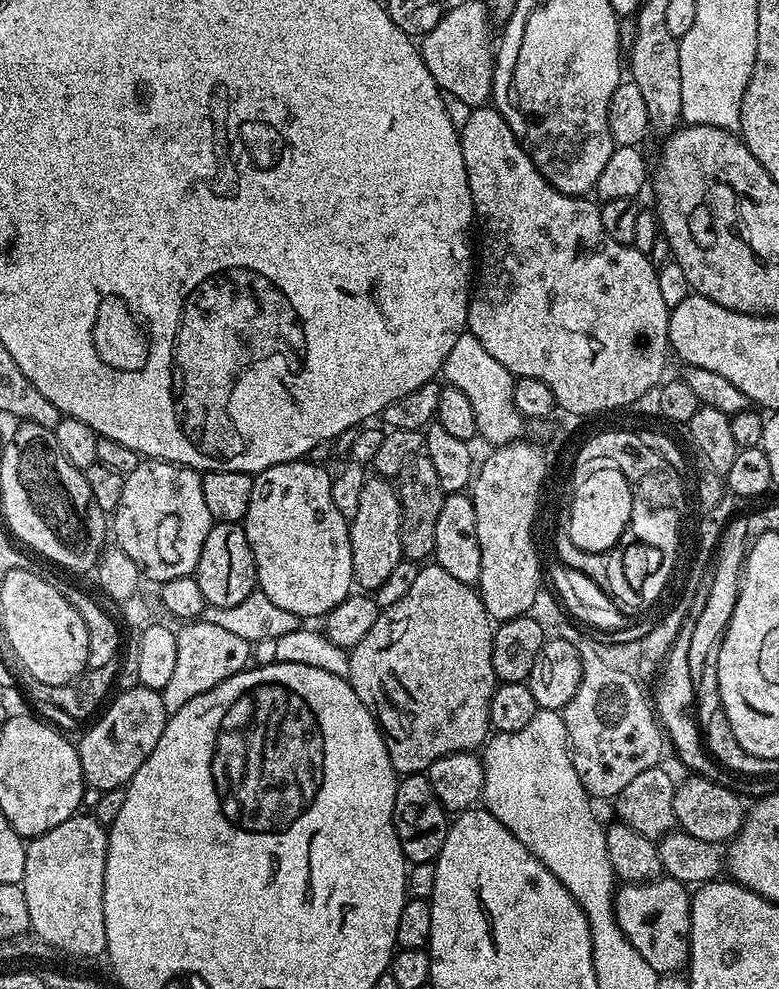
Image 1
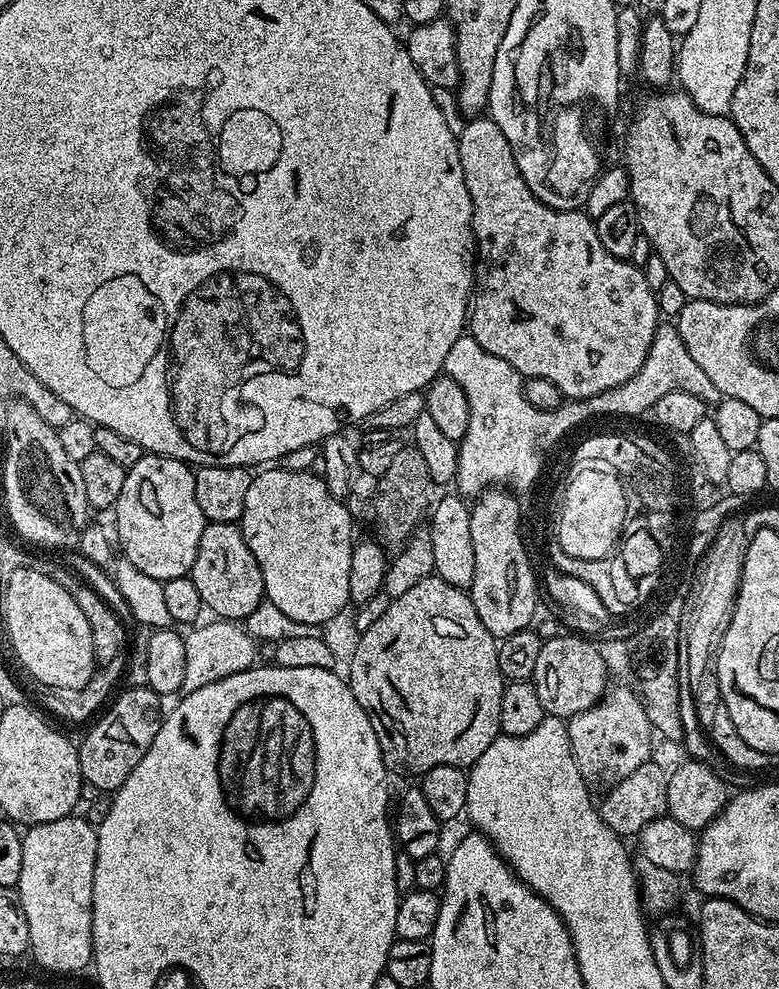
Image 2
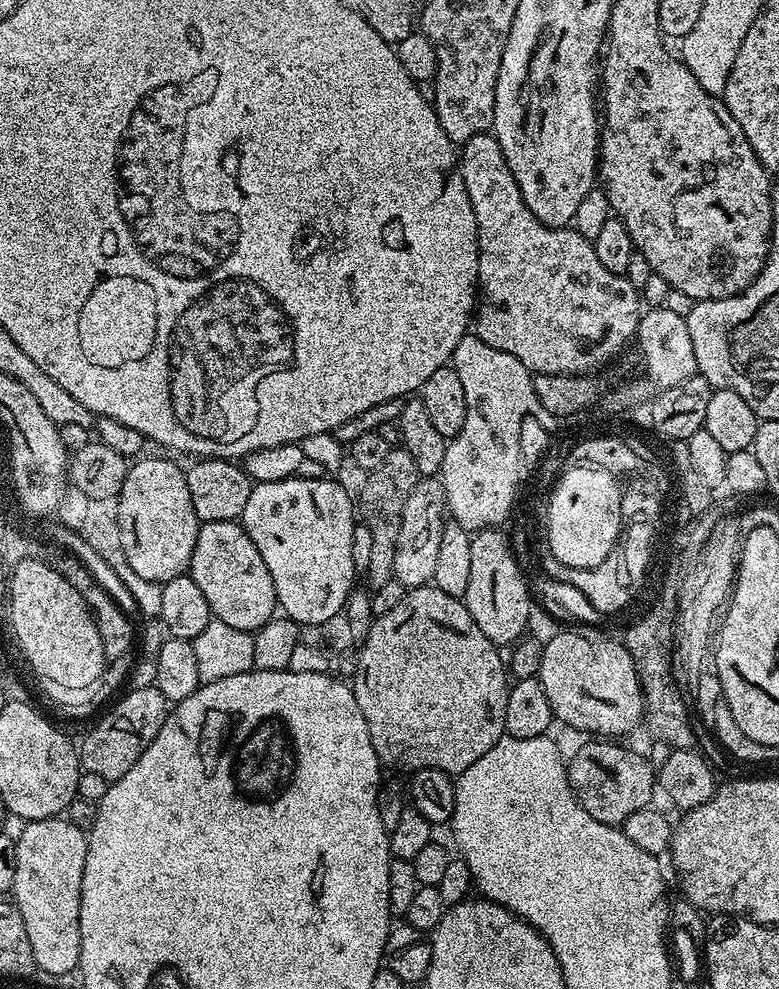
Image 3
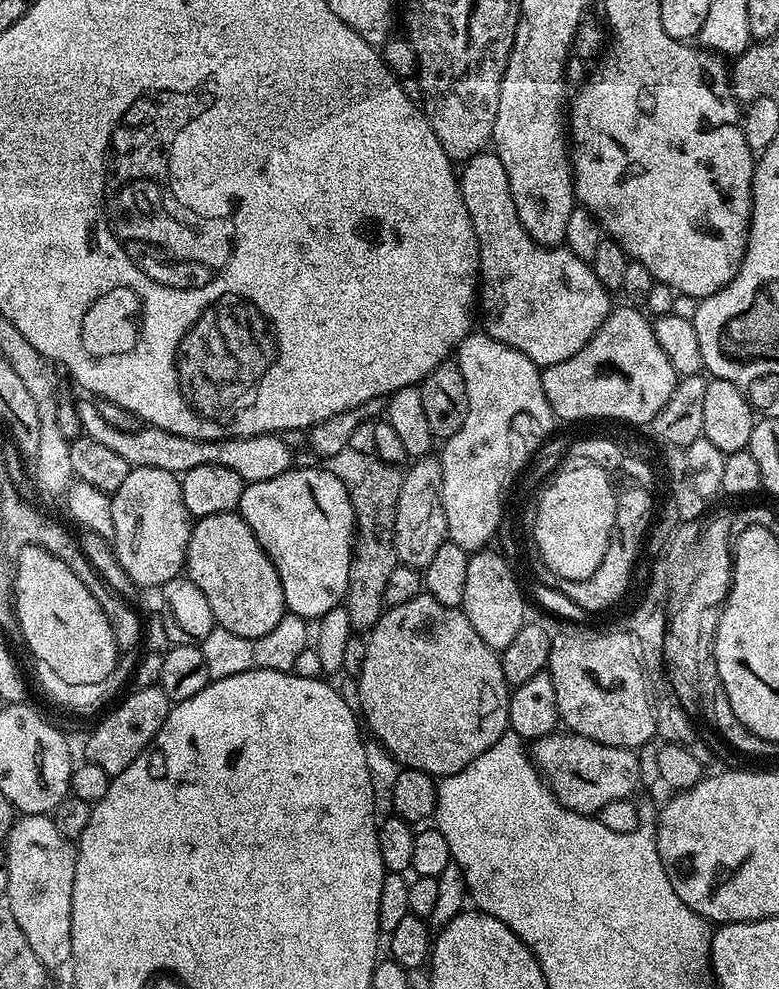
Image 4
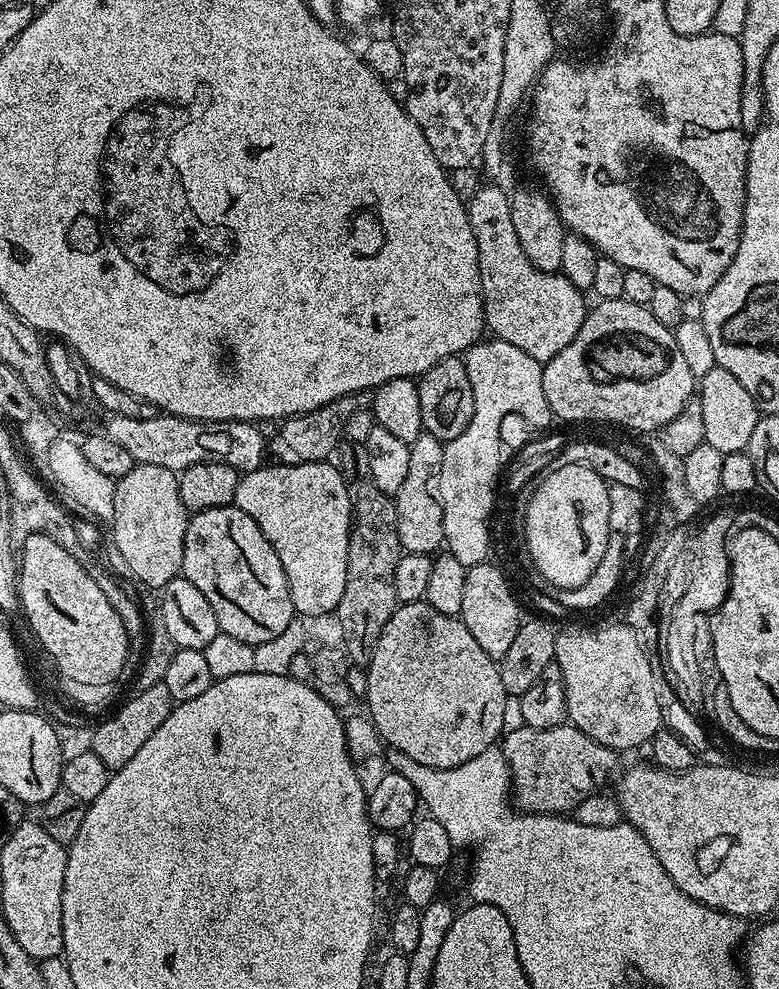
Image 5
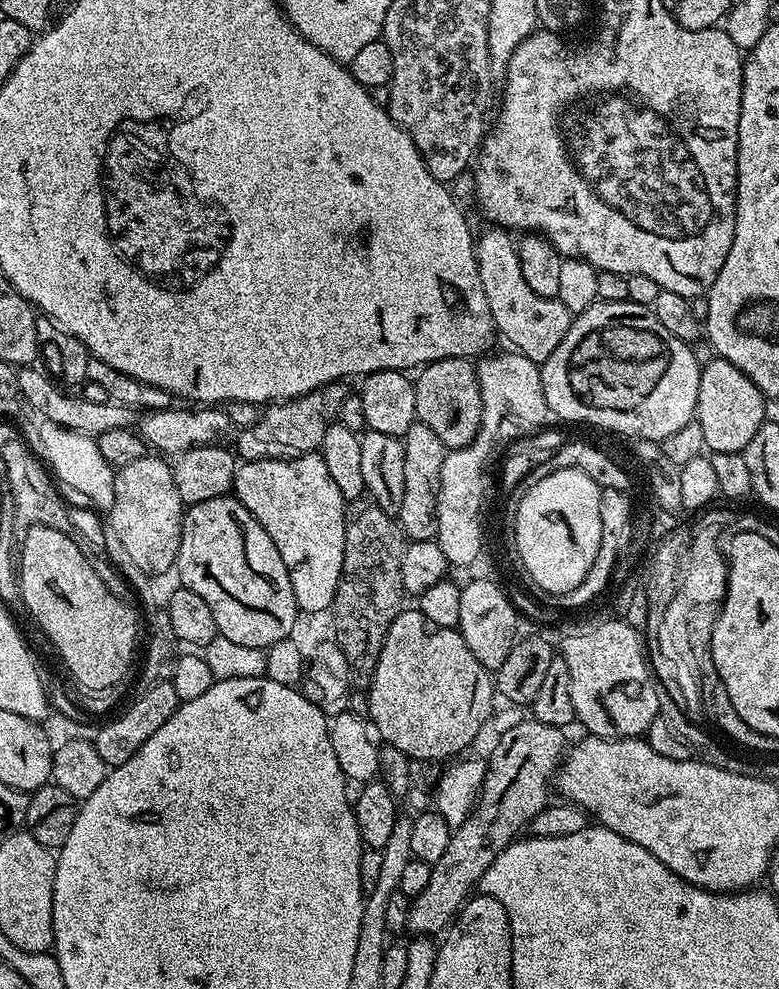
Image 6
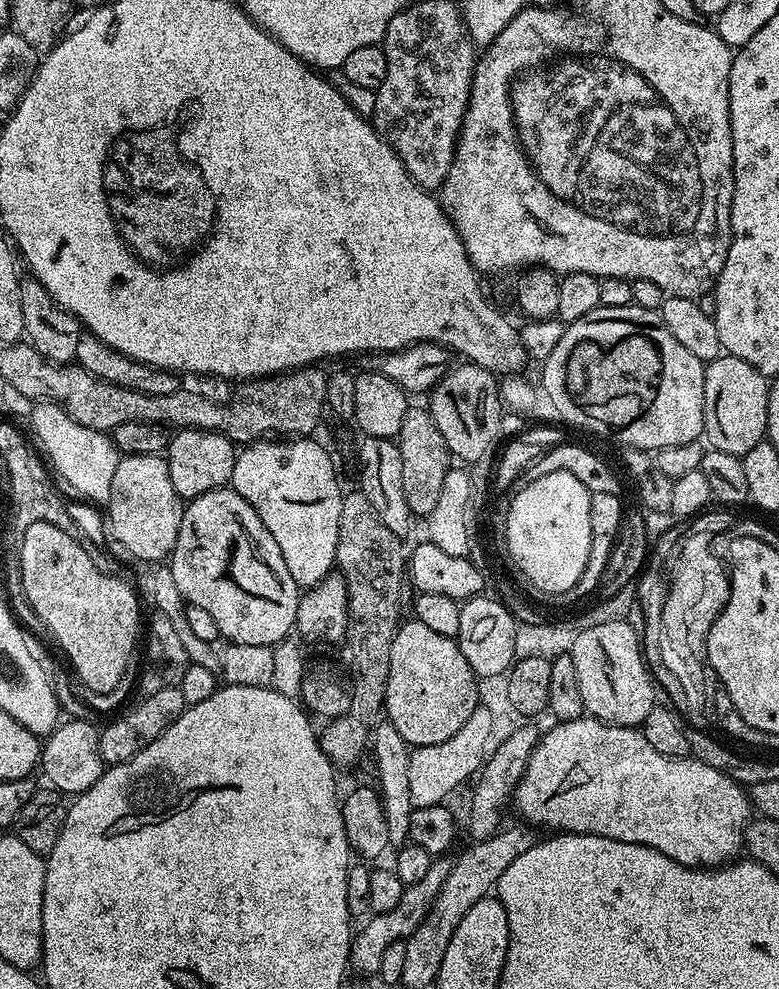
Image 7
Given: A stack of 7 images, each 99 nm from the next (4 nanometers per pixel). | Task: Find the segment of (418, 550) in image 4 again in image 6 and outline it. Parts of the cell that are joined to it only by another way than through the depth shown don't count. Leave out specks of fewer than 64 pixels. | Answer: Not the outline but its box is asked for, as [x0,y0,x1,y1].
[398,423,446,541]

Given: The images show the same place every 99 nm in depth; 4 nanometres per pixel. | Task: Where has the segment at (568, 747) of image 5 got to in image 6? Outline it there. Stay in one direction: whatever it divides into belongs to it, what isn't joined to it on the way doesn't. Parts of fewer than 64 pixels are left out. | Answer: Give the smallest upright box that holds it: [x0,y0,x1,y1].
[407,718,566,934]

